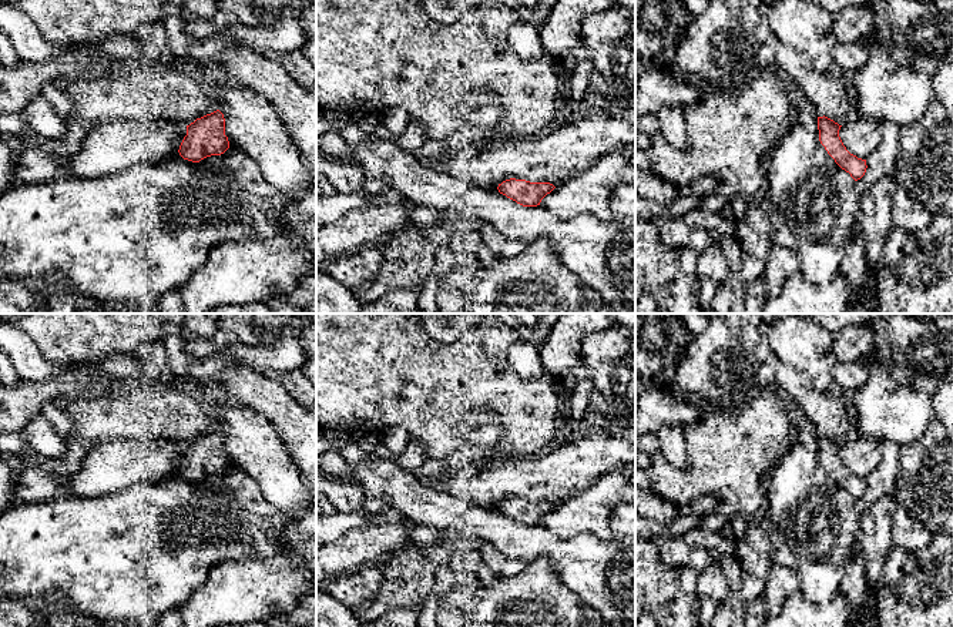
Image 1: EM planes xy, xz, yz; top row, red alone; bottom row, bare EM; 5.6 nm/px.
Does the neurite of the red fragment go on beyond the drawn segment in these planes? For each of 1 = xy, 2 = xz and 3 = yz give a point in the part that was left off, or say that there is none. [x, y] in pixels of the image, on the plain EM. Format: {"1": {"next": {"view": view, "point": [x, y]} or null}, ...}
{"1": {"next": null}, "2": {"next": null}, "3": {"next": null}}

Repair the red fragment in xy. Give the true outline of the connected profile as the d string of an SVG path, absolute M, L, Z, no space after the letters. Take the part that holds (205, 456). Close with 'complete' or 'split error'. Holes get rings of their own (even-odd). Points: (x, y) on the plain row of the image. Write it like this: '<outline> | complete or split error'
M217 429L187 445L187 455L179 465L179 475L184 479L199 482L211 475L221 475L229 467L225 455L224 433Z | complete

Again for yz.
M818 436L819 460L828 470L828 473L835 479L835 482L850 493L850 496L858 500L866 492L866 479L858 477L850 473L843 465L839 449L842 445L835 442L828 436Z | complete

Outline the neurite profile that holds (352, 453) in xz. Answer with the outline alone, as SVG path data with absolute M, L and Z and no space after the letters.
M350 442L345 447L342 447L340 453L343 459L350 465L356 465L370 457L368 453L360 450L355 442Z

